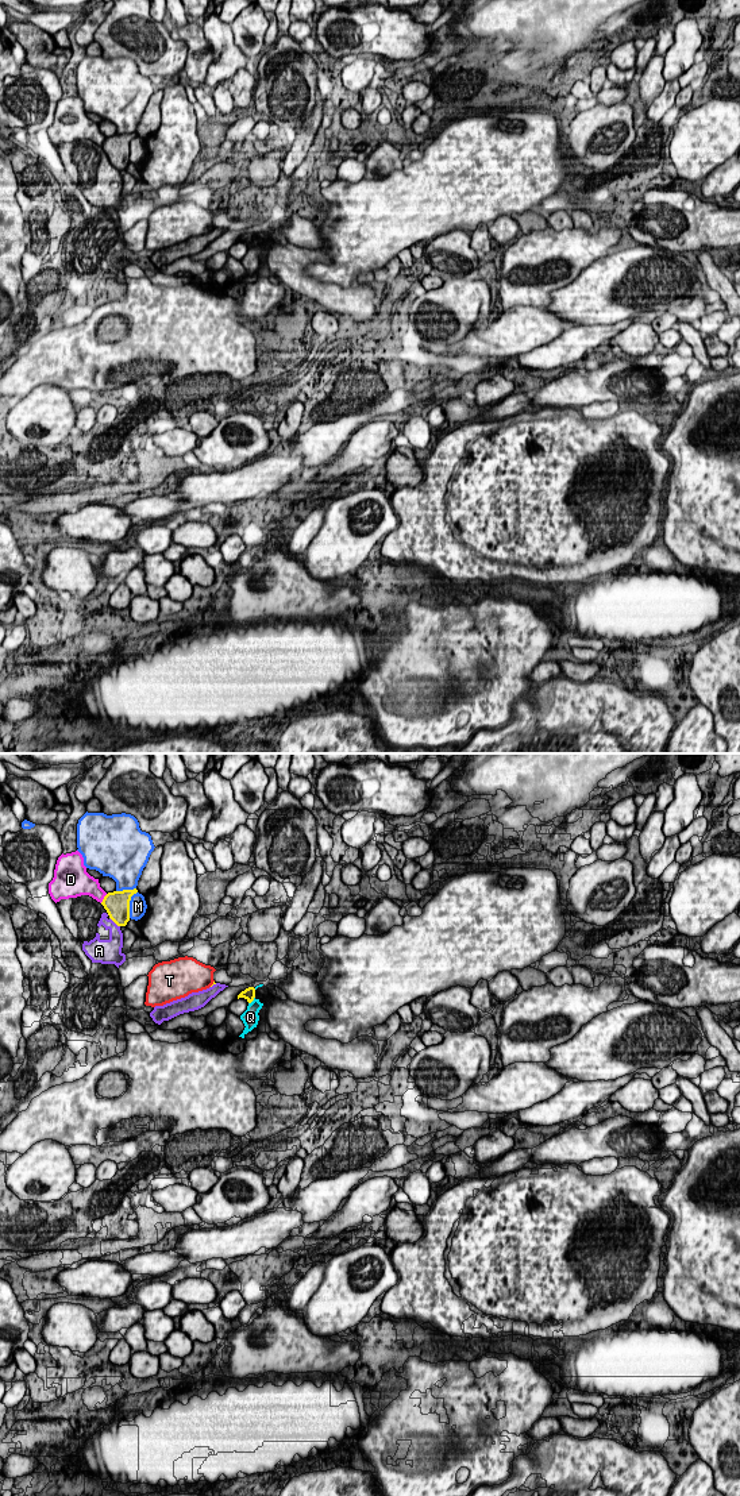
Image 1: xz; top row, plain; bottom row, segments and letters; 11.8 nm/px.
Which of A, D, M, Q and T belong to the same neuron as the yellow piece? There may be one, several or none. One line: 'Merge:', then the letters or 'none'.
Merge: none

